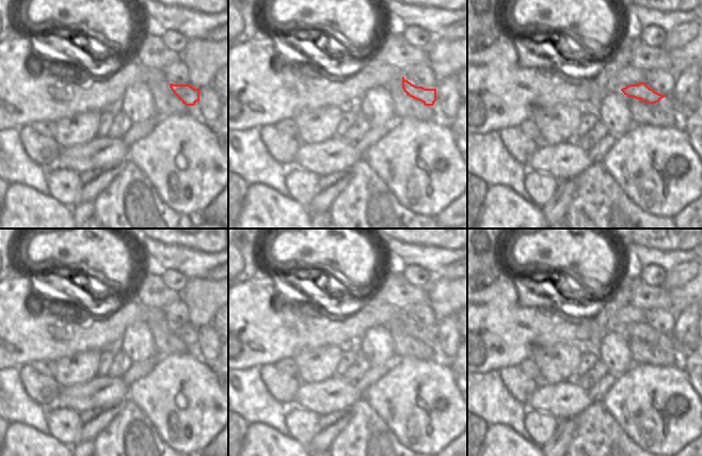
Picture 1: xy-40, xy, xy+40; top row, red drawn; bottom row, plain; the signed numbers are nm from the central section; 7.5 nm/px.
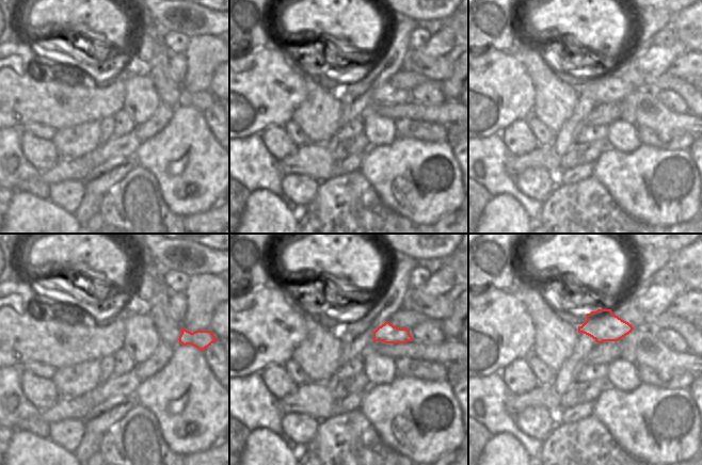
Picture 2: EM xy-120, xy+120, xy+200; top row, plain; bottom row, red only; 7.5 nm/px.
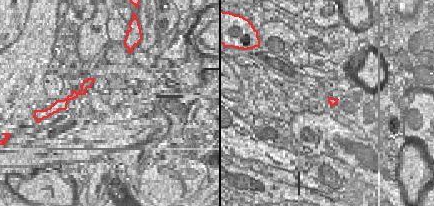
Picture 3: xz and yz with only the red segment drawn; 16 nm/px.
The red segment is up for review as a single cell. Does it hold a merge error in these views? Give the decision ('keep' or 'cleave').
keep

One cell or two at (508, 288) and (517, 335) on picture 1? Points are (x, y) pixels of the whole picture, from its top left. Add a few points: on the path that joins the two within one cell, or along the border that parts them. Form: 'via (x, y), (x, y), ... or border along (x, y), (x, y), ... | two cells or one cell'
via (508, 300), (508, 324) | one cell

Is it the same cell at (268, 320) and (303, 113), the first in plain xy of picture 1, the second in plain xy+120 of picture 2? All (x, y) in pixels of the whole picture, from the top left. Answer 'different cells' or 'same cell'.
different cells

